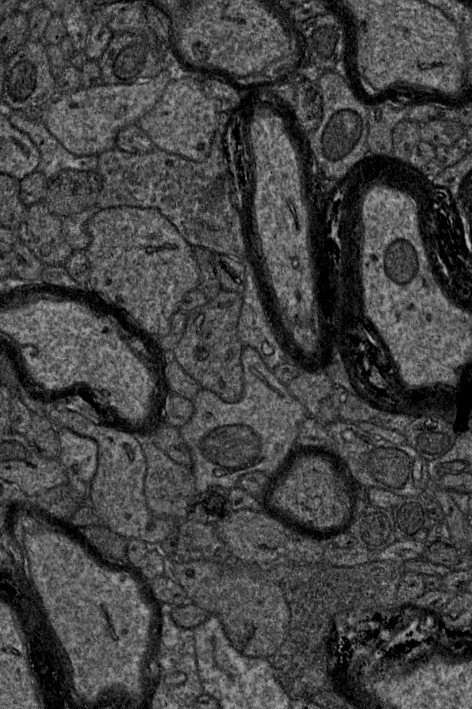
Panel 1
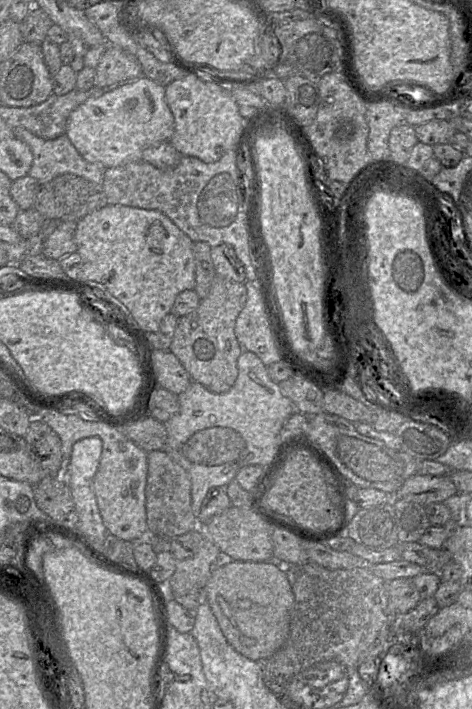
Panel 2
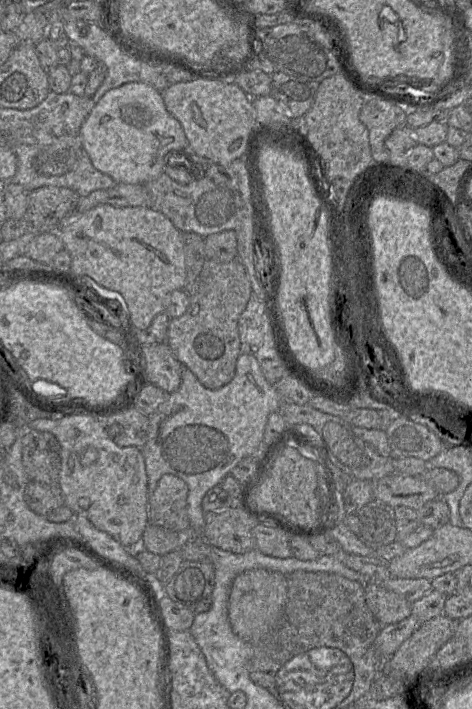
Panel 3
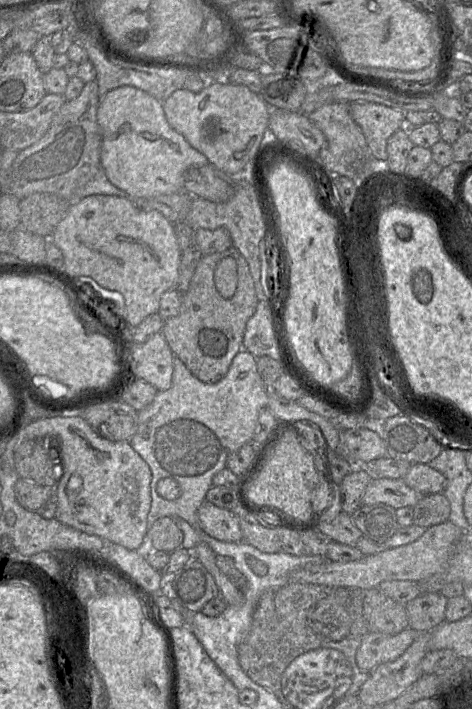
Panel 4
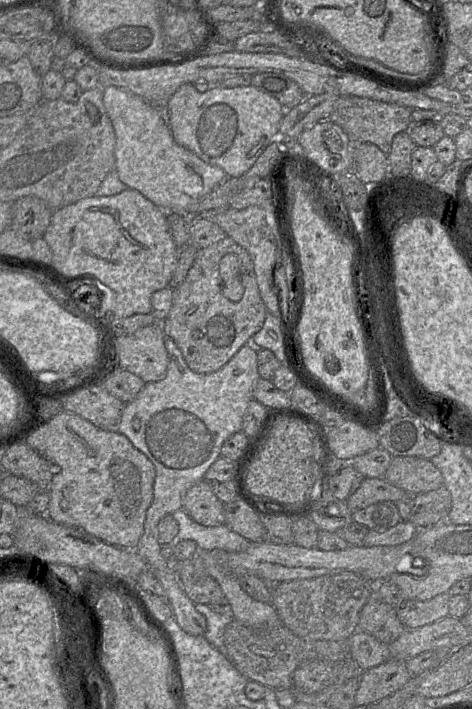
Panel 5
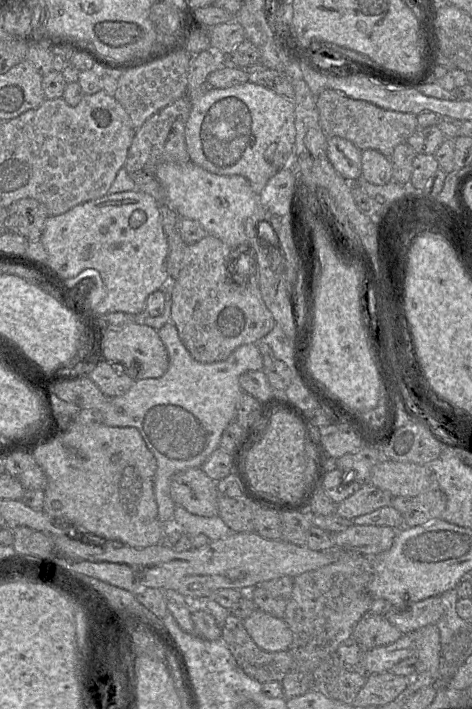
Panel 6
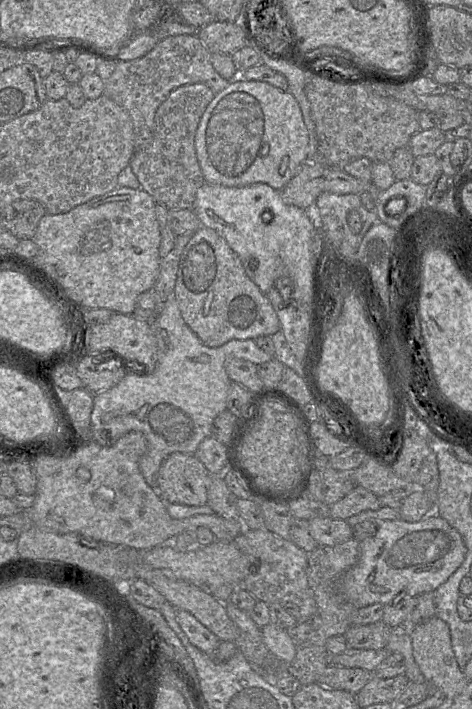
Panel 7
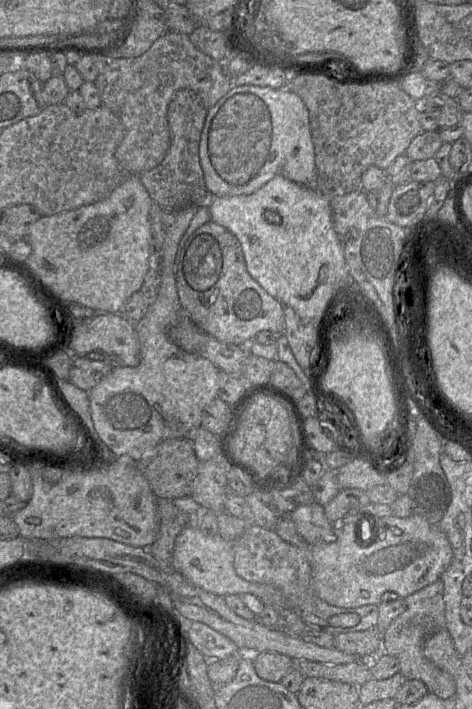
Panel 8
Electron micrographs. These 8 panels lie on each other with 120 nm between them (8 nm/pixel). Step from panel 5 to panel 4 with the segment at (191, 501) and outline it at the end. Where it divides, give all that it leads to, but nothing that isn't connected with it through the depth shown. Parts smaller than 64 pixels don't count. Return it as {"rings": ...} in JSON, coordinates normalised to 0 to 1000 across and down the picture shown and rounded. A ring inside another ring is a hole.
{"rings":[[[434,705],[419,718],[419,733],[424,746],[464,763],[515,763],[502,721],[464,717]]]}

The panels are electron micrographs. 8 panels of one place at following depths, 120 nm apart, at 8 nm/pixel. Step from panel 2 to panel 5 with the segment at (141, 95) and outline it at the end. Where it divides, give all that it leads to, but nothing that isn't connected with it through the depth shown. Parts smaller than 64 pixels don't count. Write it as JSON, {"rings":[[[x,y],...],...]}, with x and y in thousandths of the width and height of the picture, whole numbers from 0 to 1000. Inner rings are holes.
{"rings":[[[246,121],[218,124],[218,148],[235,169],[244,193],[244,240],[252,252],[271,264],[303,274],[331,291],[354,300],[377,300],[390,306],[413,303],[417,288],[464,258],[481,252],[481,245],[464,236],[432,228],[409,214],[379,205],[367,195],[347,157],[305,138]]]}

